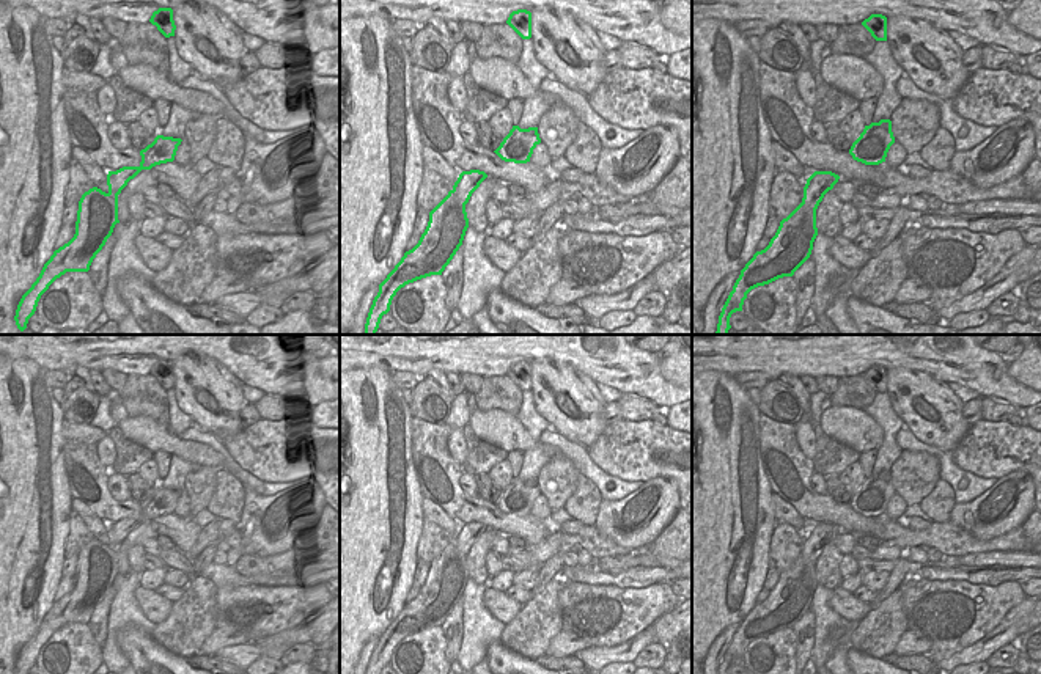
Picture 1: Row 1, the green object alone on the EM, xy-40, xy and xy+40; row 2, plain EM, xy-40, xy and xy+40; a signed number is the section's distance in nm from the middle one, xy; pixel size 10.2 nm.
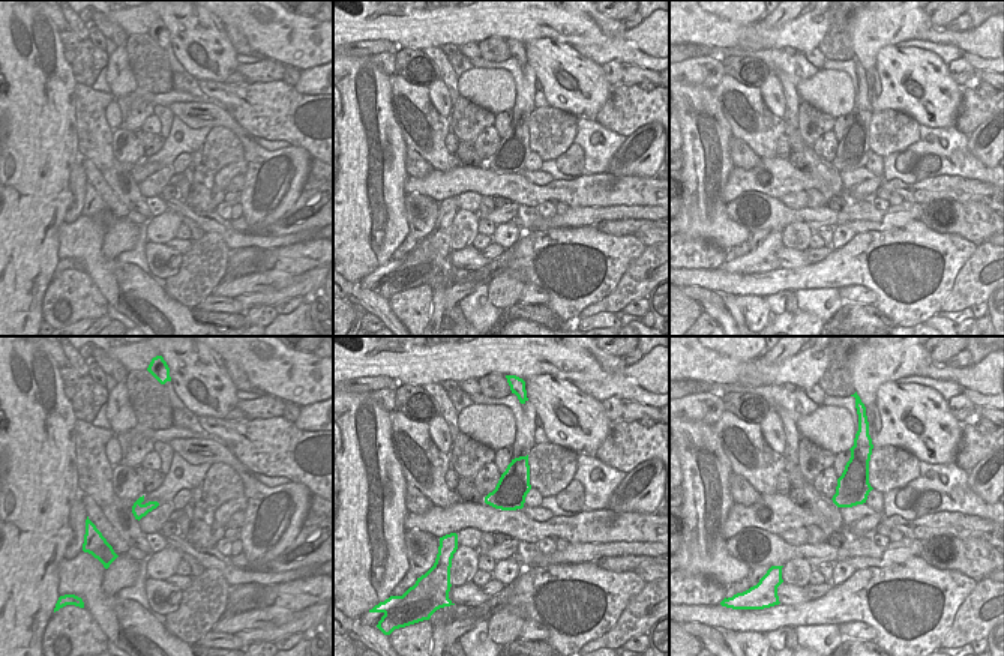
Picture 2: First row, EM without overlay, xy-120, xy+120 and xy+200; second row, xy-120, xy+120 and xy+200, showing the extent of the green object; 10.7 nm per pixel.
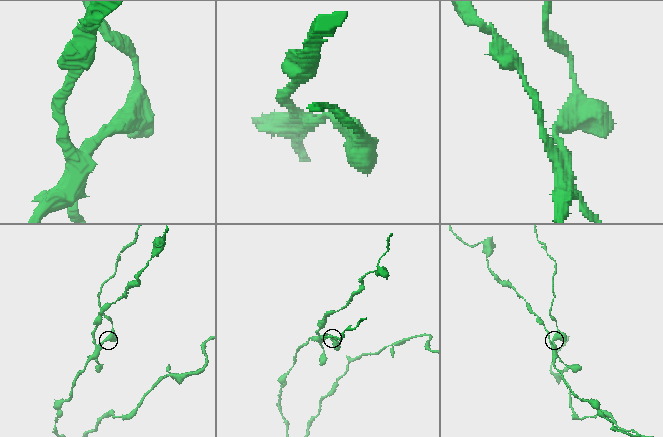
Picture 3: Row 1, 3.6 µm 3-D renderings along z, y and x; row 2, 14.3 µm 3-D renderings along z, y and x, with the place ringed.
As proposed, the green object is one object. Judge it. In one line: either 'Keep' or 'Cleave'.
Cleave

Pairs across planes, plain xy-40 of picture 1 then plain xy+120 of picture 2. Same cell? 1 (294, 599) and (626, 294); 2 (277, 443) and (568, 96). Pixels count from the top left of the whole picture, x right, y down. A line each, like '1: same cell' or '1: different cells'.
1: different cells
2: different cells

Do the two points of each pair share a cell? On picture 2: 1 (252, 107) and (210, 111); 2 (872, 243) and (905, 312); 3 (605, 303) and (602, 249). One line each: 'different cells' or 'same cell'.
1: different cells
2: same cell
3: different cells

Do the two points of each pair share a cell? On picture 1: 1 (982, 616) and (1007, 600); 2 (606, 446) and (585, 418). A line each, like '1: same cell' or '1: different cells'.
1: same cell
2: different cells

